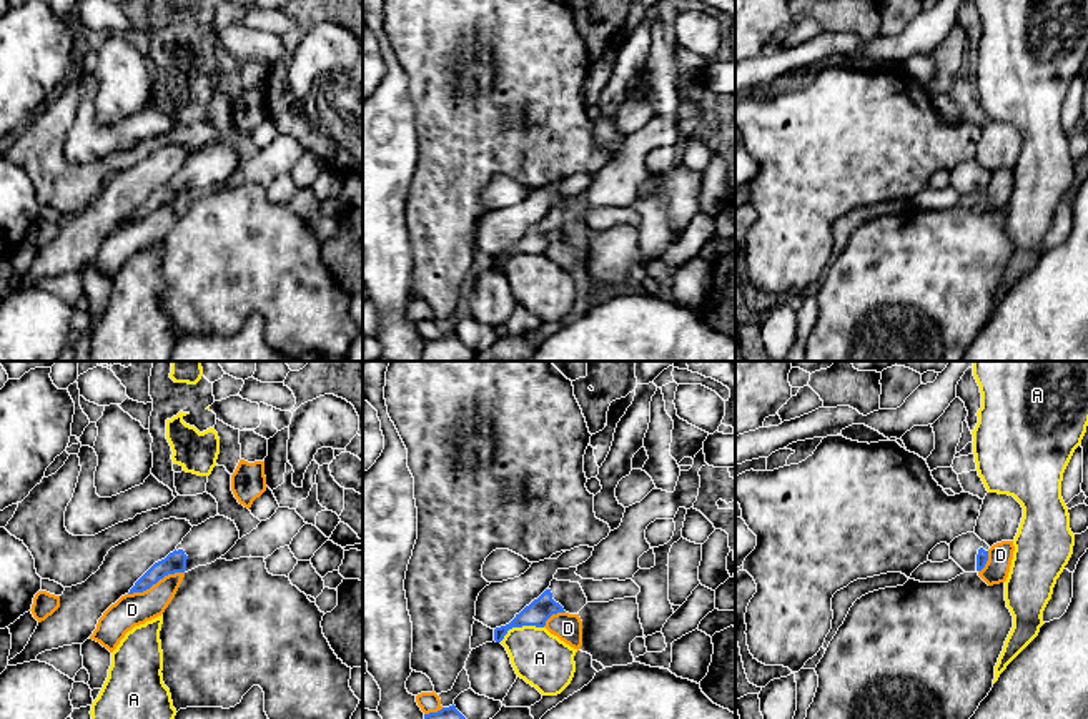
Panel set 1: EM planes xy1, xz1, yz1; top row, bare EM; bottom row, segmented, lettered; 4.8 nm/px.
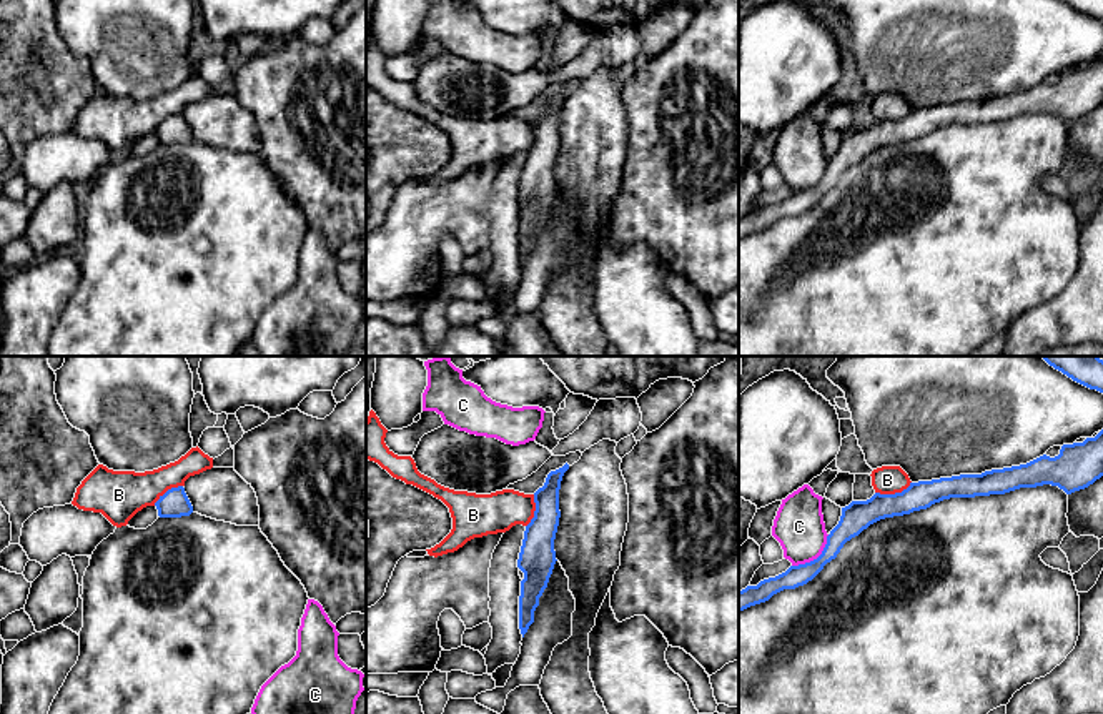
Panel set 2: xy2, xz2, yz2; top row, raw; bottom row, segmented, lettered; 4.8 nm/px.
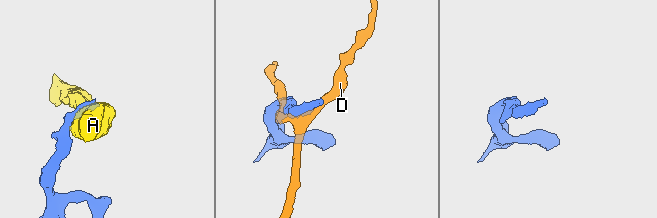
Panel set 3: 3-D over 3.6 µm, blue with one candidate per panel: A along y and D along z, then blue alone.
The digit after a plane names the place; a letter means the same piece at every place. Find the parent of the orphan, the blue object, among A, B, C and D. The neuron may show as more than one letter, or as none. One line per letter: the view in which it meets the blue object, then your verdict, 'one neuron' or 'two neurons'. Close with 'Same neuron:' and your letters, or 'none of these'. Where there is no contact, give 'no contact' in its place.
A: contact in xz1; two neurons
B: contact in yz2; two neurons
C: contact in yz2; two neurons
D: contact in xy1; two neurons
Same neuron: none of these

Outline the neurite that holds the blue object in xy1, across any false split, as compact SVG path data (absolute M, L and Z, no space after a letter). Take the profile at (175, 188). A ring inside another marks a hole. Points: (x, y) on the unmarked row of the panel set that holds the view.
M215 143L193 153L173 180L155 190L130 216L128 221L143 220L168 201L188 200L225 183L240 166L235 148Z

